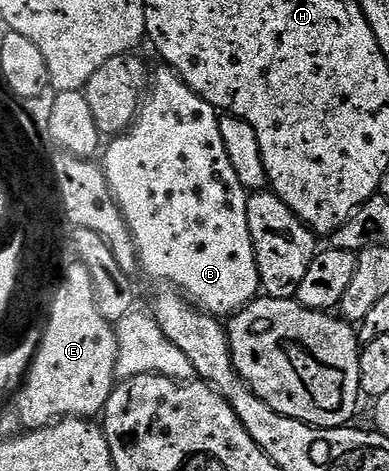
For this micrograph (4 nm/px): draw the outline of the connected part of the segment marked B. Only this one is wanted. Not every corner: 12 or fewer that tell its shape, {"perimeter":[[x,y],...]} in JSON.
{"perimeter":[[167,65],[102,166],[201,311],[261,294],[221,116]]}

